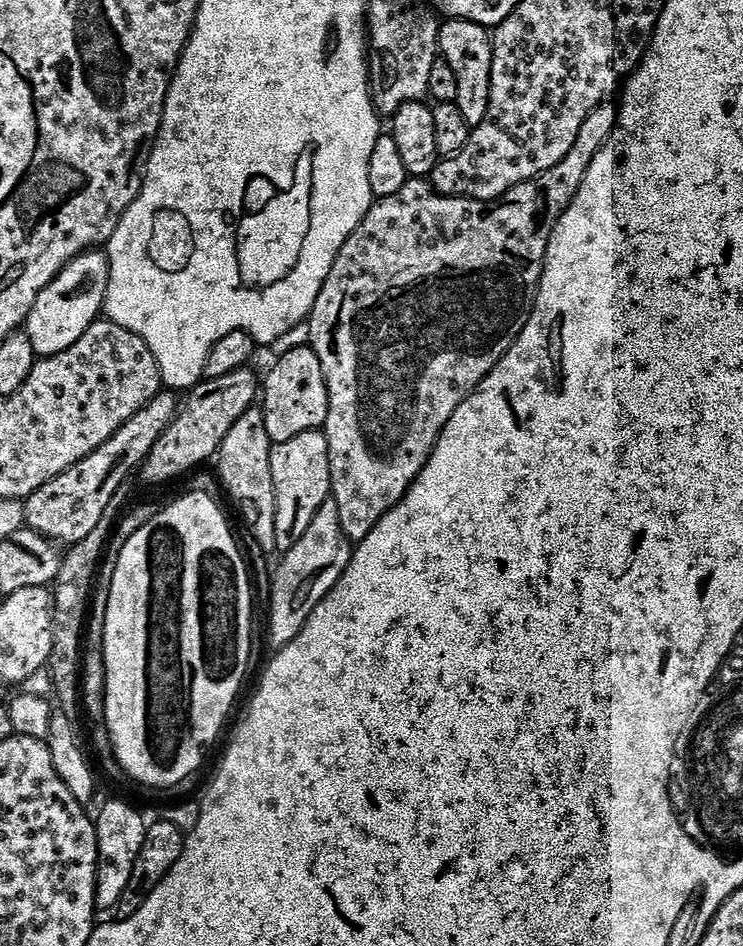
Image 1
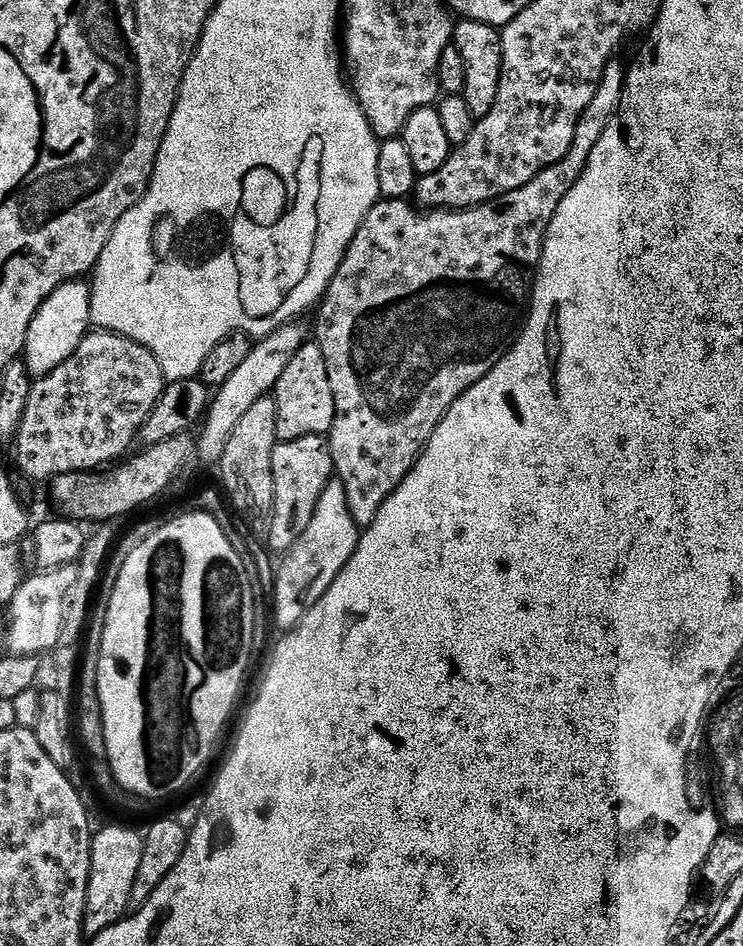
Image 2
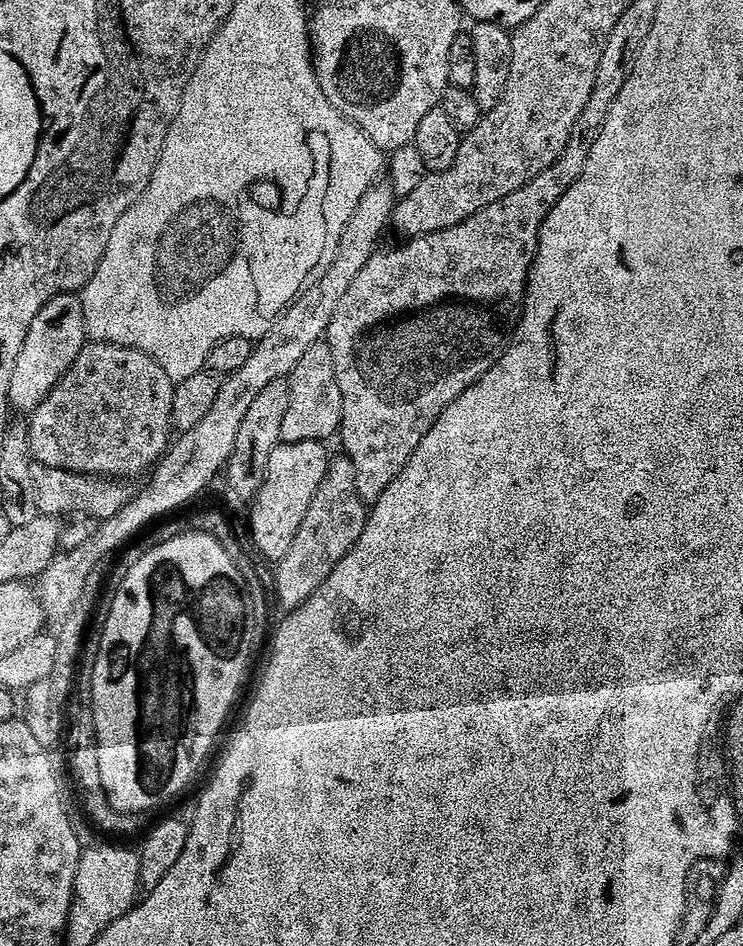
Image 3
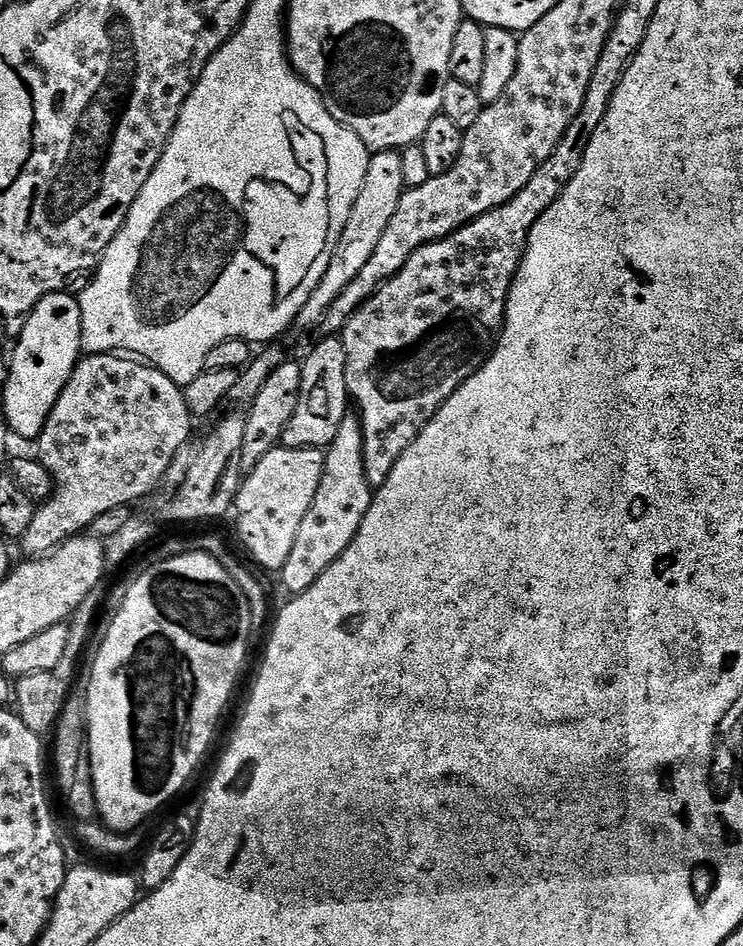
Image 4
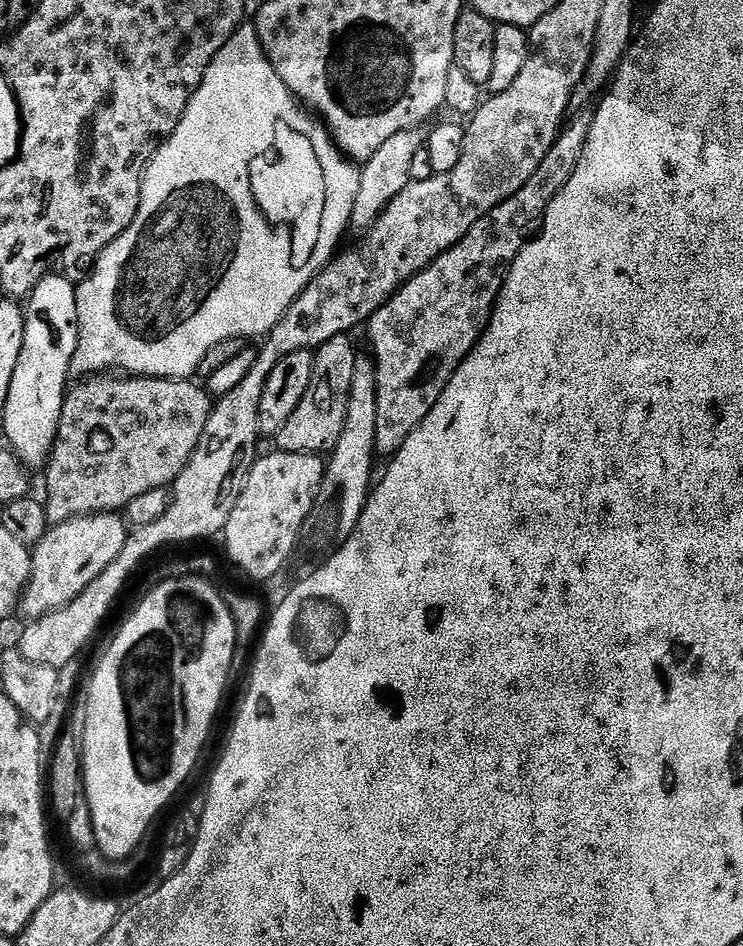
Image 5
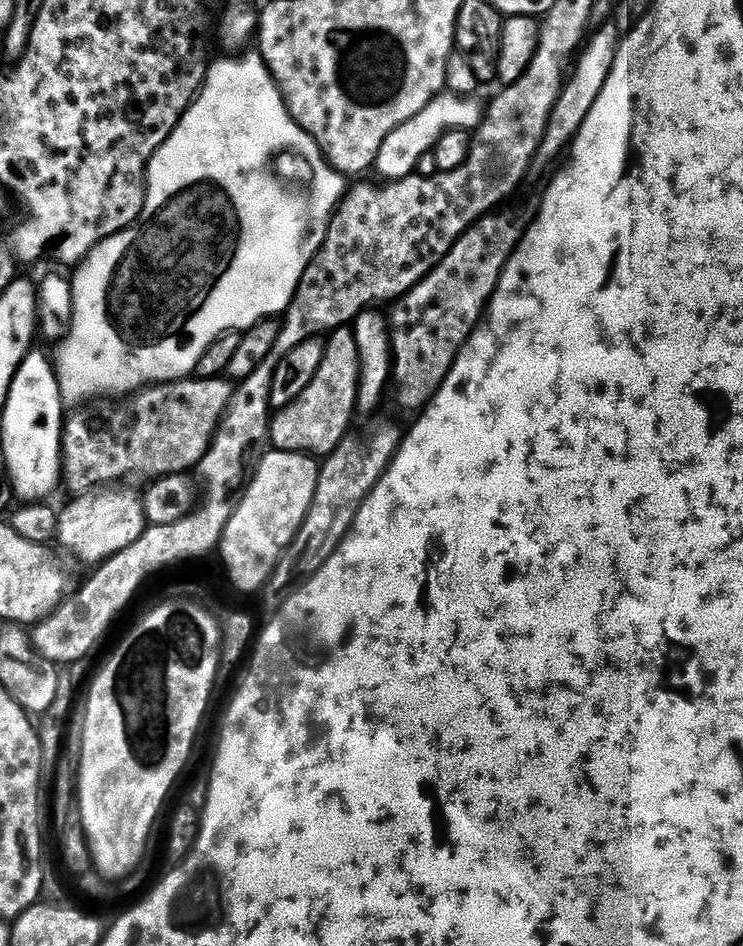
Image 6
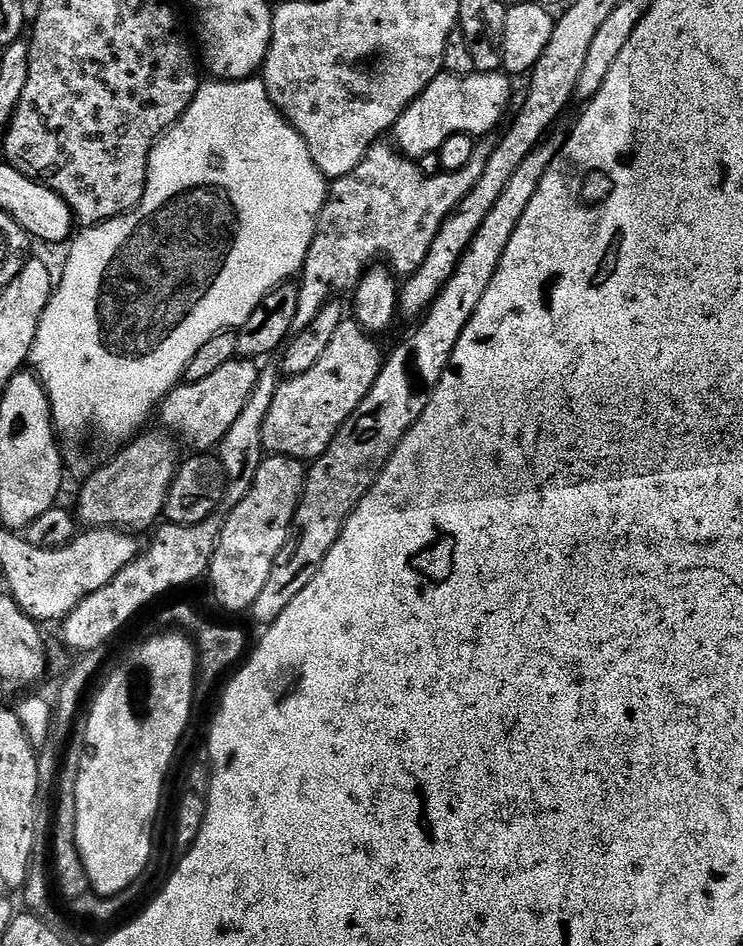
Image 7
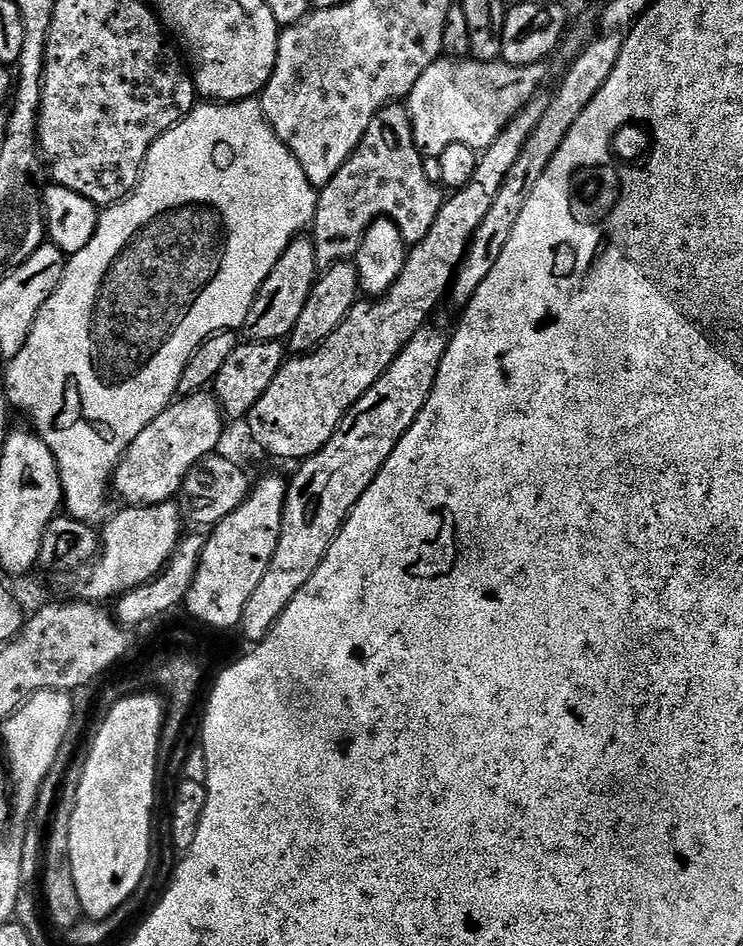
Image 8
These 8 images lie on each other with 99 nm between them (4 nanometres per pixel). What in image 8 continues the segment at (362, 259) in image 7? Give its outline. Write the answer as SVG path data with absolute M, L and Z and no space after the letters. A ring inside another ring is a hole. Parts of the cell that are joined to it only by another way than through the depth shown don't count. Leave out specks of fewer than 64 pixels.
M390 102L376 115L374 122L366 126L362 142L352 151L342 170L338 170L338 174L330 178L327 186L319 189L316 197L316 216L310 225L310 239L316 247L317 265L325 269L332 264L351 261L360 249L366 230L375 220L381 218L395 222L405 245L411 246L422 242L422 238L430 234L434 218L438 218L438 210L446 199L441 185L434 180L432 184L431 178L424 173L424 163L426 163L425 157L412 136L412 118L407 107L400 102Z

